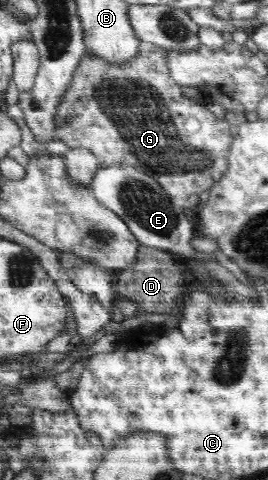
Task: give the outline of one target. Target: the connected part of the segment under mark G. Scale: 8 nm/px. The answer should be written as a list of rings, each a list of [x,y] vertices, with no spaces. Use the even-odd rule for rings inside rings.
[[[141,42],[139,53],[125,65],[114,65],[85,52],[71,83],[54,115],[55,137],[67,148],[92,152],[100,166],[126,163],[154,177],[174,200],[183,203],[190,195],[208,191],[228,169],[228,155],[234,137],[225,118],[217,118],[203,102],[189,99],[181,92],[168,69],[167,50]]]

